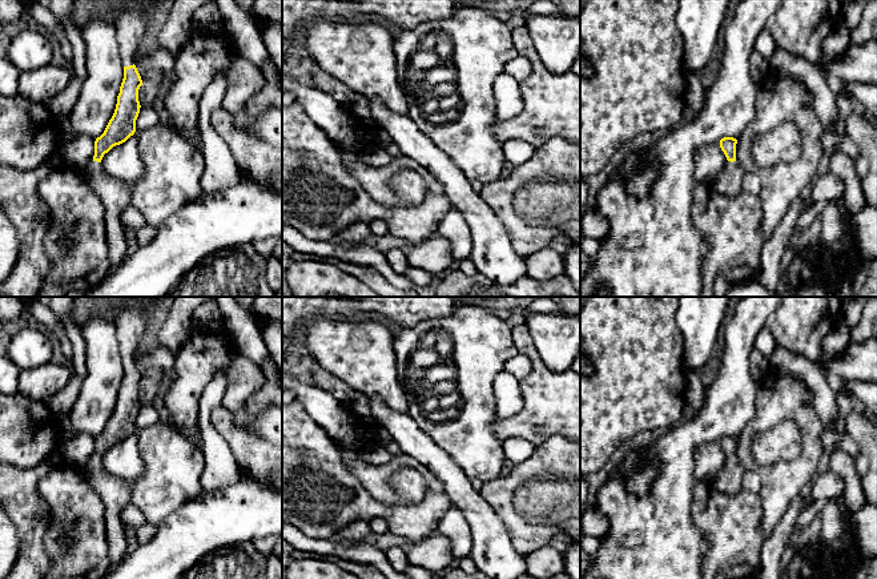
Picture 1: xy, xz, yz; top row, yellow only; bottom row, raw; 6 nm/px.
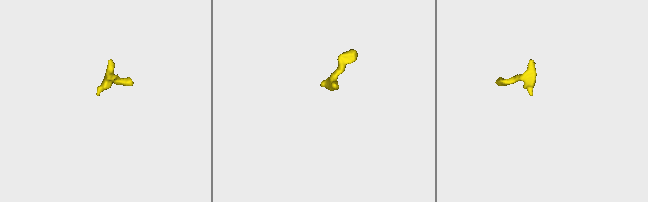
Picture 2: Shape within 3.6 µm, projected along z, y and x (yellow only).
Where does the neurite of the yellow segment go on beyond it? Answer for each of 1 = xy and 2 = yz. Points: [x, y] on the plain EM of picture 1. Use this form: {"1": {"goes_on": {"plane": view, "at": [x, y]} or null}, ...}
{"1": {"goes_on": {"plane": "xy", "at": [115, 491]}}, "2": {"goes_on": {"plane": "yz", "at": [729, 479]}}}

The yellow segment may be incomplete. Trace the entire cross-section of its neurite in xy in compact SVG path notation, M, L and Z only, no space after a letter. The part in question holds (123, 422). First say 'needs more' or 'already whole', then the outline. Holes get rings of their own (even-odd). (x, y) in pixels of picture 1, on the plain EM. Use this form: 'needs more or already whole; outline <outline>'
needs more; outline M140 307L117 309L114 325L124 363L124 377L114 411L104 431L96 437L93 458L84 470L88 482L104 503L108 554L112 566L117 566L125 556L128 530L120 512L130 503L133 482L106 471L101 458L113 445L125 441L136 430L136 418L141 406L138 387L142 378L133 361L133 354L142 338L146 317Z

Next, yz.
needs more; outline M724 435L720 438L720 446L728 459L723 470L716 475L715 484L720 491L728 494L737 494L743 488L744 469L736 461L736 442L737 438L733 435Z

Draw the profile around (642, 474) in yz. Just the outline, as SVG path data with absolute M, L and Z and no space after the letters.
M645 445L628 451L624 459L610 470L610 474L629 474L627 479L627 491L631 495L647 495L651 484L659 475L656 465L644 461L648 455L648 447L649 446Z

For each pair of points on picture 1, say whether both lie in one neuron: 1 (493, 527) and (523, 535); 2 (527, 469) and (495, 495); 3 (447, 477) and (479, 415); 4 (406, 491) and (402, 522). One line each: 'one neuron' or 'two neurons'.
1: two neurons
2: one neuron
3: two neurons
4: two neurons

